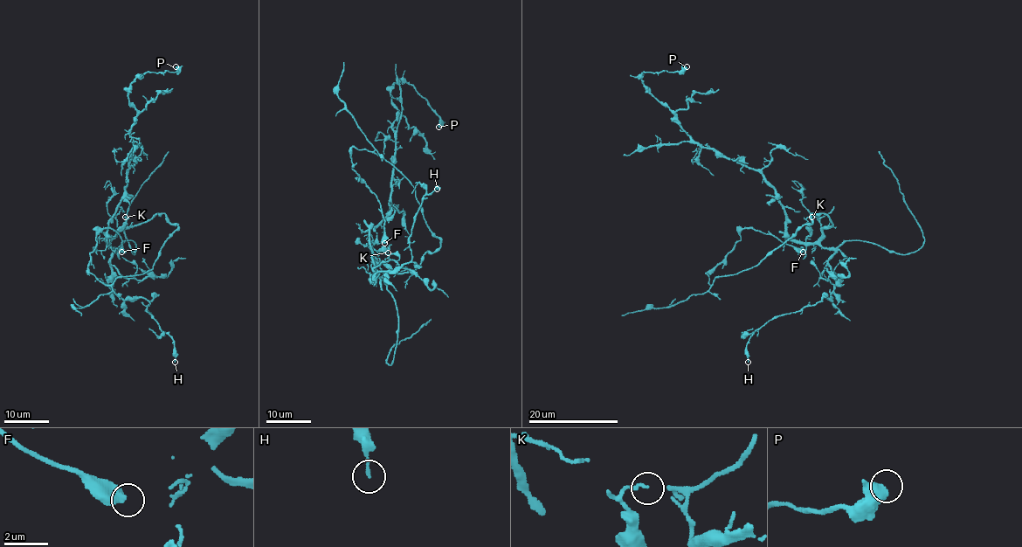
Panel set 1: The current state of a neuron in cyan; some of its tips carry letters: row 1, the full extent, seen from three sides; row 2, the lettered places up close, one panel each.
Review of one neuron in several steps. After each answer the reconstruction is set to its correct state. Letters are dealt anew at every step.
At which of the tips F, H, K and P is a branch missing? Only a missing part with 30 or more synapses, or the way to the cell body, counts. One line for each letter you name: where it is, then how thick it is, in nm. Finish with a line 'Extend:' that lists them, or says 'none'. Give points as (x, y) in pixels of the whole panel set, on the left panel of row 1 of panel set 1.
Extend: none

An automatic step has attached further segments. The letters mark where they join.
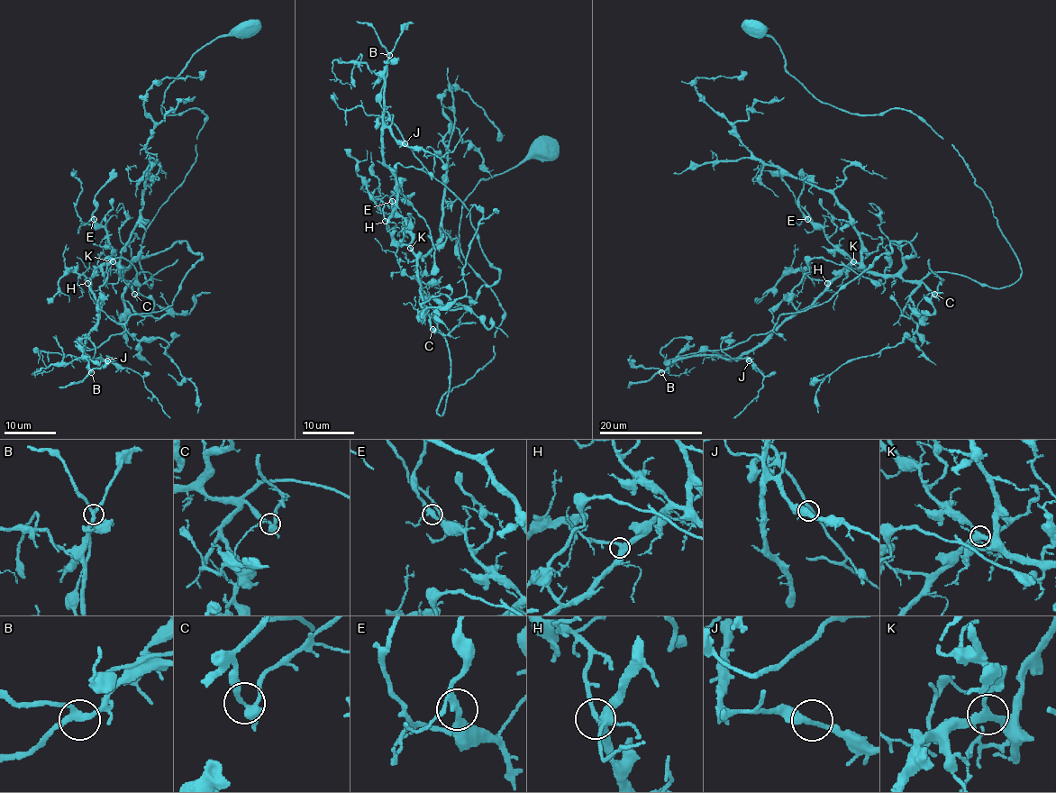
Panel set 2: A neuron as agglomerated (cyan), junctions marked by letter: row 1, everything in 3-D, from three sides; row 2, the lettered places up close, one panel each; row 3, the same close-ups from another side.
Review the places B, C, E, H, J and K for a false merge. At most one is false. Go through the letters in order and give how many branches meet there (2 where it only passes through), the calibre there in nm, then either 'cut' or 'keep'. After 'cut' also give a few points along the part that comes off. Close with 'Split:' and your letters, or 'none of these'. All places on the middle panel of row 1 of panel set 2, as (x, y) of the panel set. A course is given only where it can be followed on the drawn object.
B: 3 branches meet; 260 nm thick; keep
C: 3 branches meet; 320 nm thick; keep
E: 3 branches meet; 240 nm thick; keep
H: 3 branches meet; 320 nm thick; keep
J: 3 branches meet; 320 nm thick; keep
K: 3 branches meet; 280 nm thick; keep
Split: none of these

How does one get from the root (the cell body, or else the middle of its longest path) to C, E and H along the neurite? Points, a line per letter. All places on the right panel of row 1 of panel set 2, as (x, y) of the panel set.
C: (753, 30), (819, 100), (905, 109), (961, 157), (1021, 274), (990, 287), (931, 272), (934, 293)
E: (753, 30), (819, 100), (921, 117), (987, 197), (1021, 274), (1000, 287), (870, 274), (807, 219)
H: (753, 30), (819, 100), (921, 117), (961, 157), (1021, 269), (990, 287), (849, 263), (827, 283)

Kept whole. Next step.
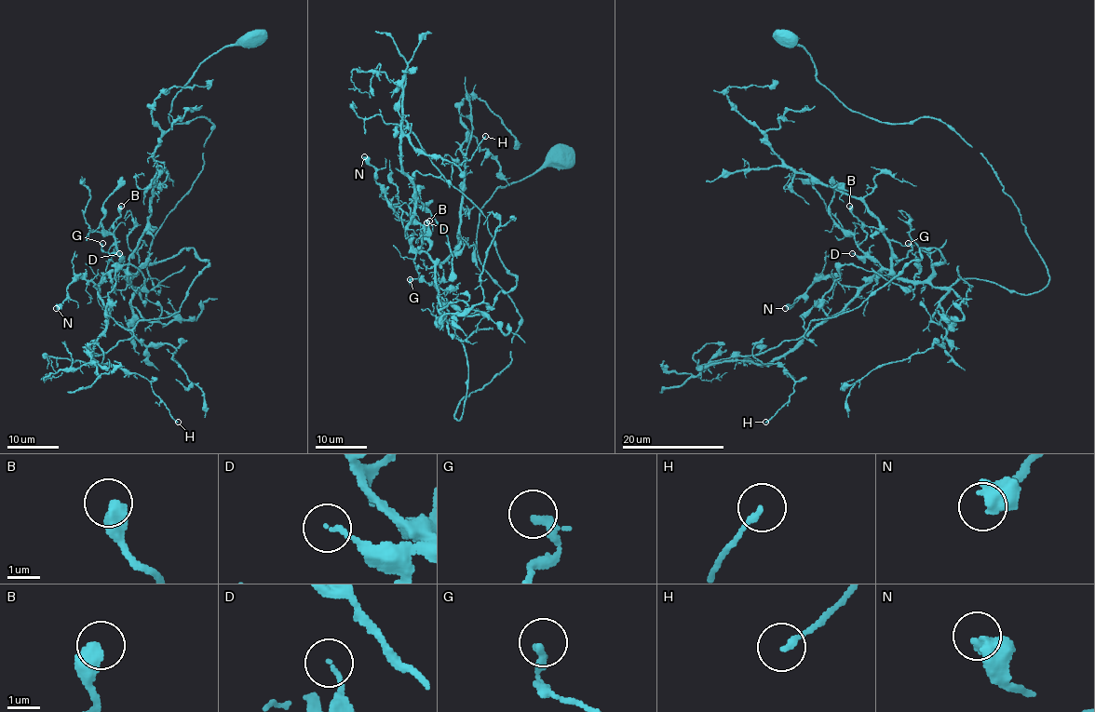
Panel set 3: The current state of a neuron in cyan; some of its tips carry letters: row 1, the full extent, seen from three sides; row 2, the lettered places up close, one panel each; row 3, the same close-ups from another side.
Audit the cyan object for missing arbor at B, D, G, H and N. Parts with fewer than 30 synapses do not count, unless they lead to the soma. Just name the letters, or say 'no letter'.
no letter

